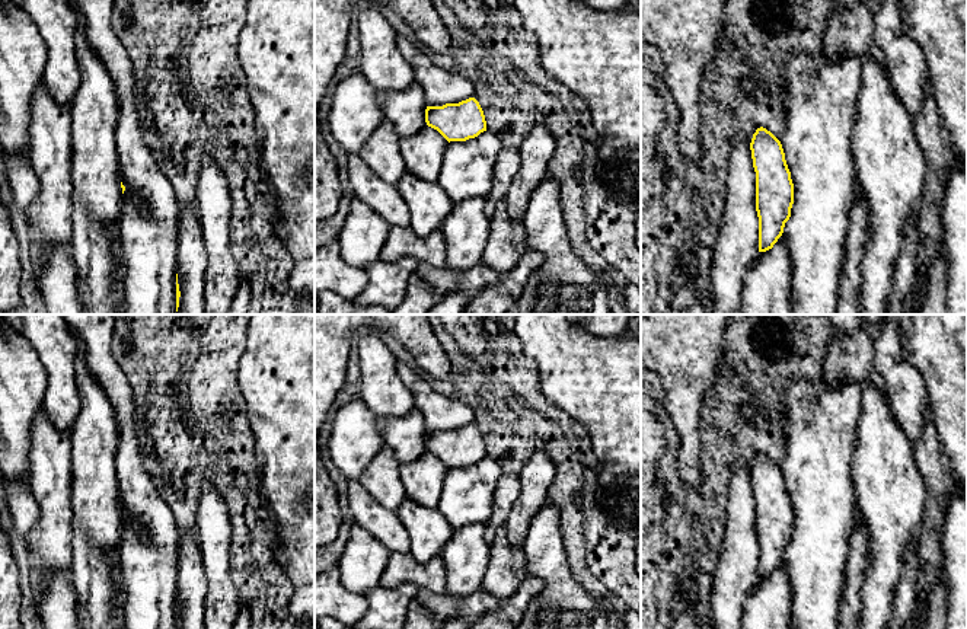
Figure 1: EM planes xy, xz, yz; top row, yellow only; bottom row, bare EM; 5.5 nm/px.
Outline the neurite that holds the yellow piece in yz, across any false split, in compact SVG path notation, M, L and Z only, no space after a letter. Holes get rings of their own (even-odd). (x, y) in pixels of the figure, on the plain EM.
M766 454L753 460L751 485L756 498L759 578L773 574L784 559L794 530L794 510L781 467Z

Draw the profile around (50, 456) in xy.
M44 411L31 425L28 483L41 517L29 545L31 582L38 612L45 581L55 571L71 571L71 434L57 430Z

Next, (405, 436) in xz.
M412 409L408 415L377 416L376 427L379 434L399 463L408 463L419 459L425 451L425 424L418 409Z

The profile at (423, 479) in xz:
M428 451L417 460L400 463L399 476L406 498L427 508L438 508L447 470L449 467Z

